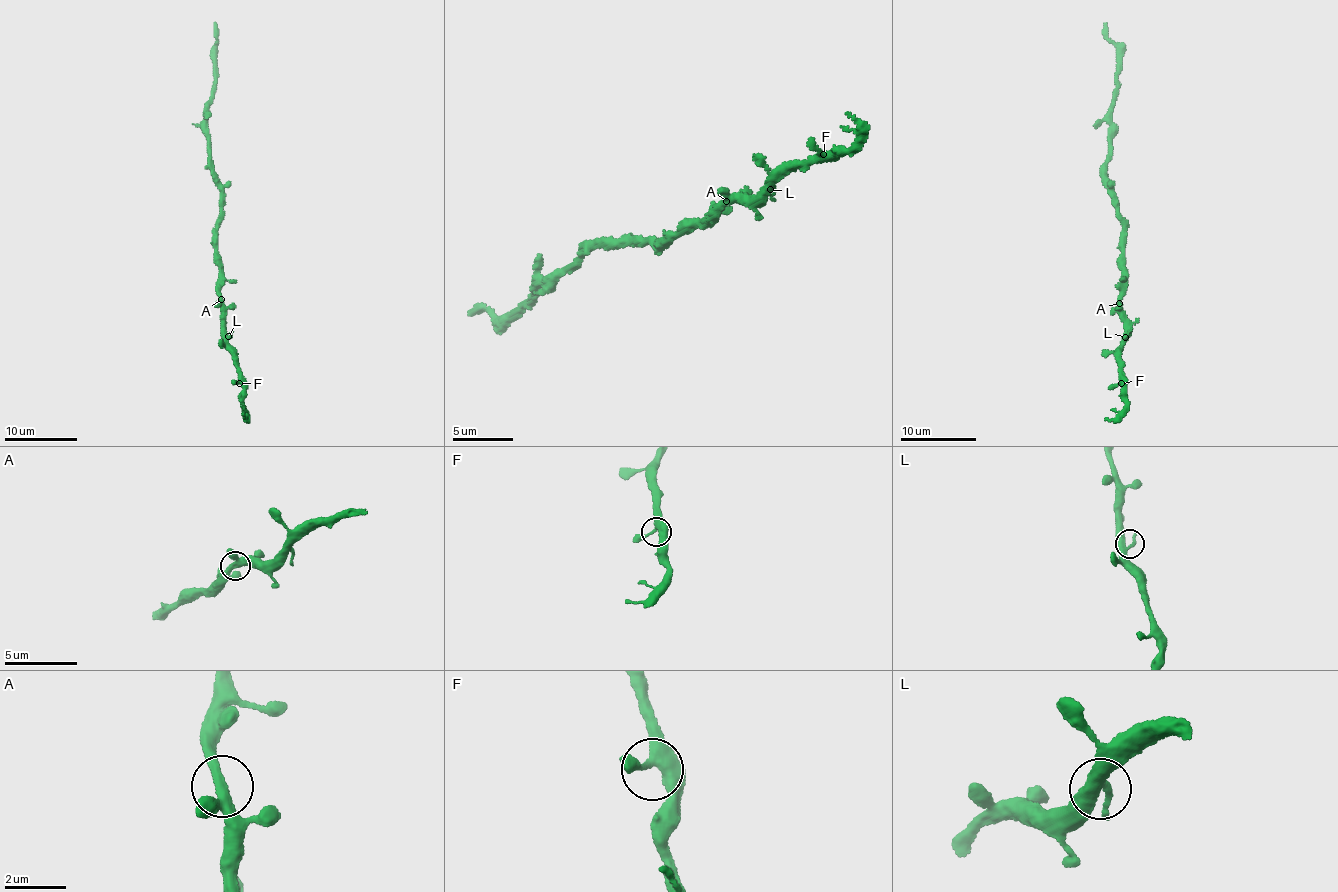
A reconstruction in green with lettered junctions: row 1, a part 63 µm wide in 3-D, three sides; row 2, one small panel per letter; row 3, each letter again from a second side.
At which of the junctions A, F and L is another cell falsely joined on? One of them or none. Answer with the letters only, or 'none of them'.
none of them

